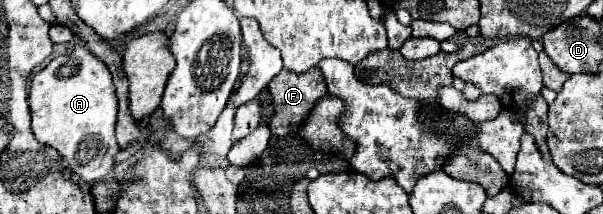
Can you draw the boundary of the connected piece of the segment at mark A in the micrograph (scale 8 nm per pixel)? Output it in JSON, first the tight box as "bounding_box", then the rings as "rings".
{"bounding_box":[29,47,121,181],"rings":[[[75,47],[61,57],[55,57],[45,69],[31,77],[29,109],[33,121],[33,133],[41,145],[57,149],[61,161],[81,181],[101,181],[115,167],[115,155],[121,151],[115,139],[117,121],[117,97],[111,81],[111,73],[103,61],[99,61],[87,47]]]}

